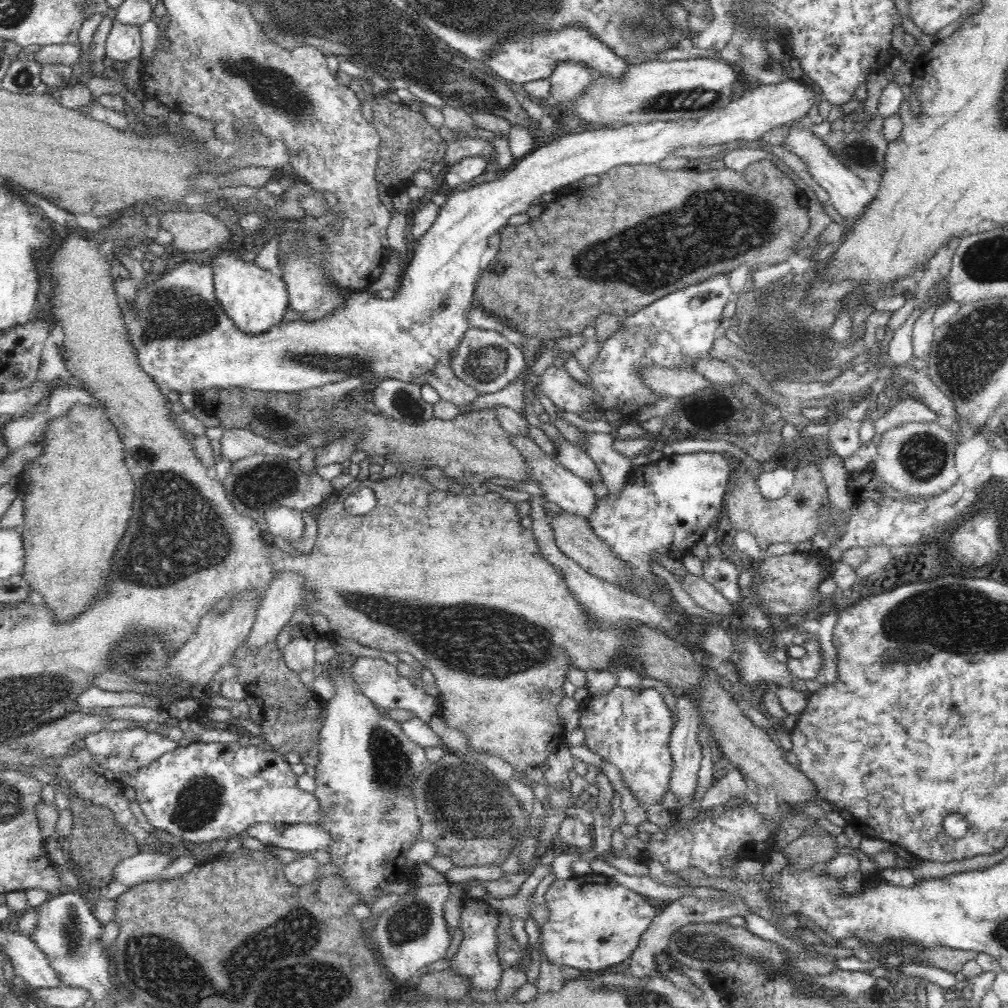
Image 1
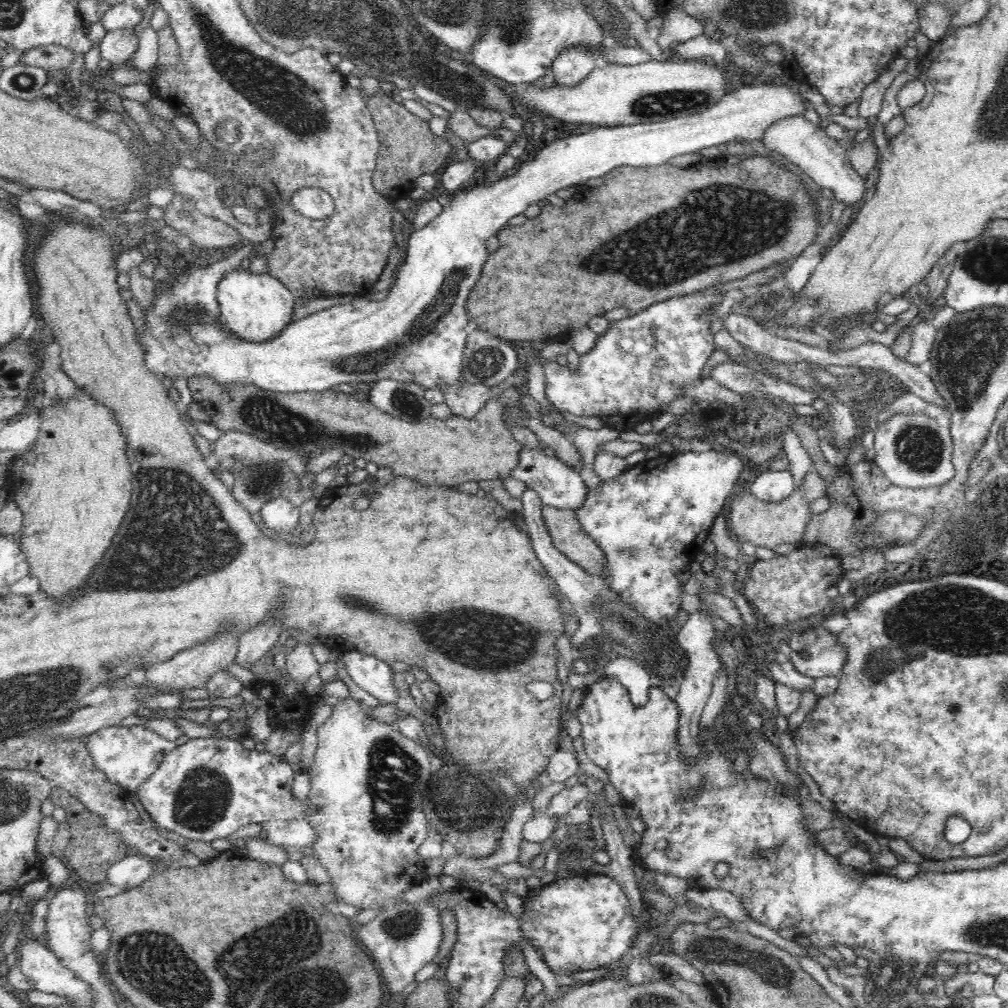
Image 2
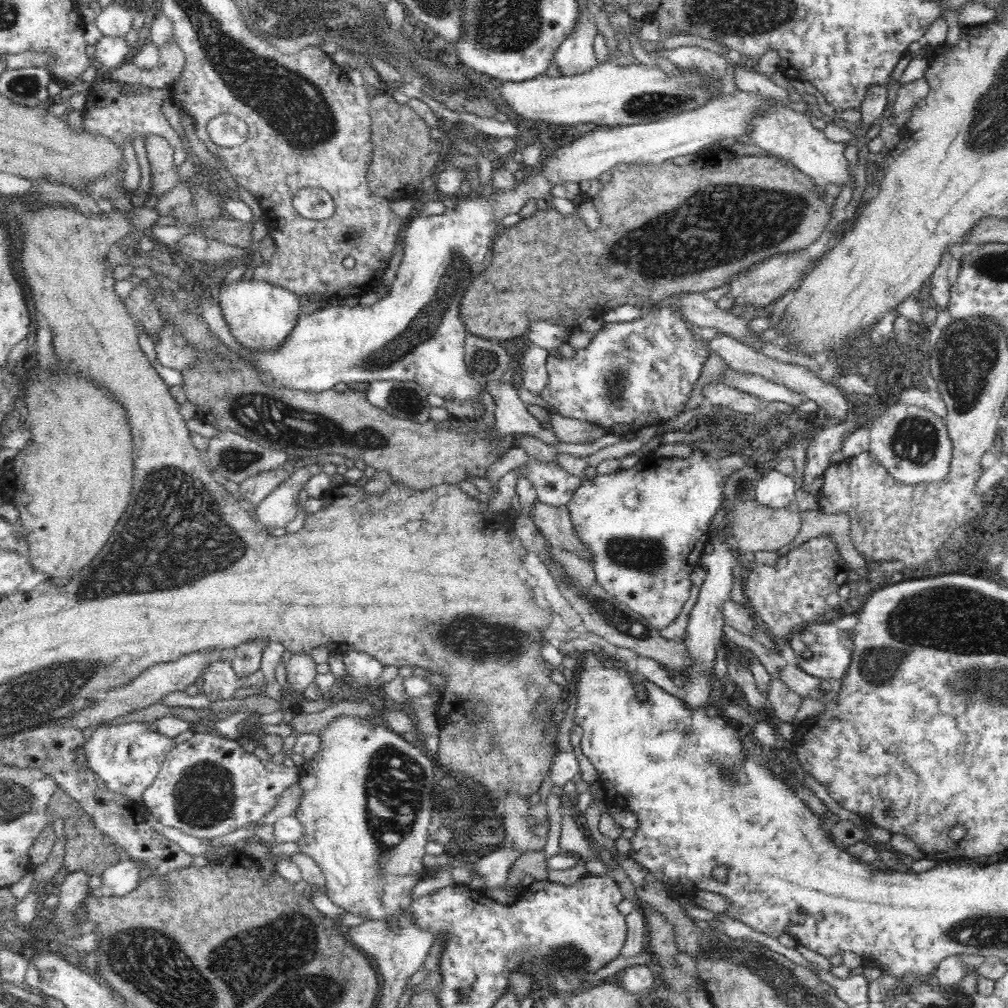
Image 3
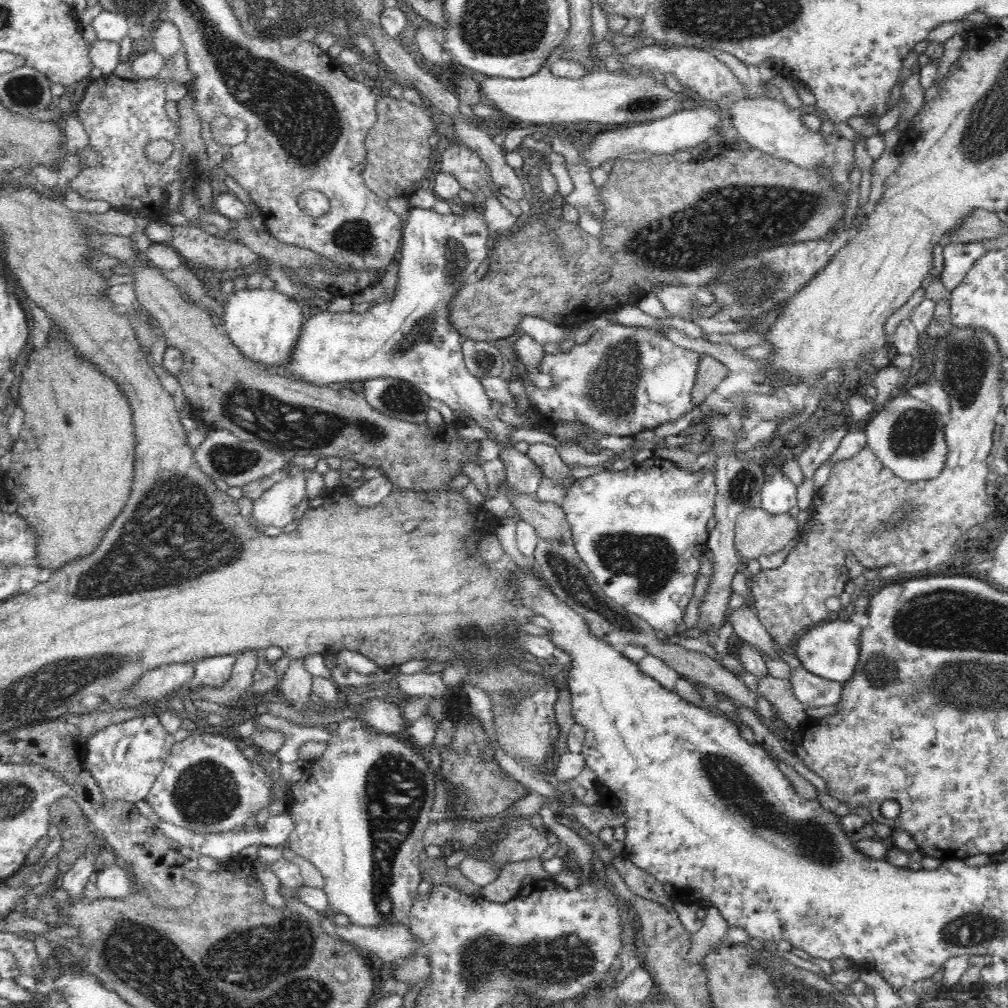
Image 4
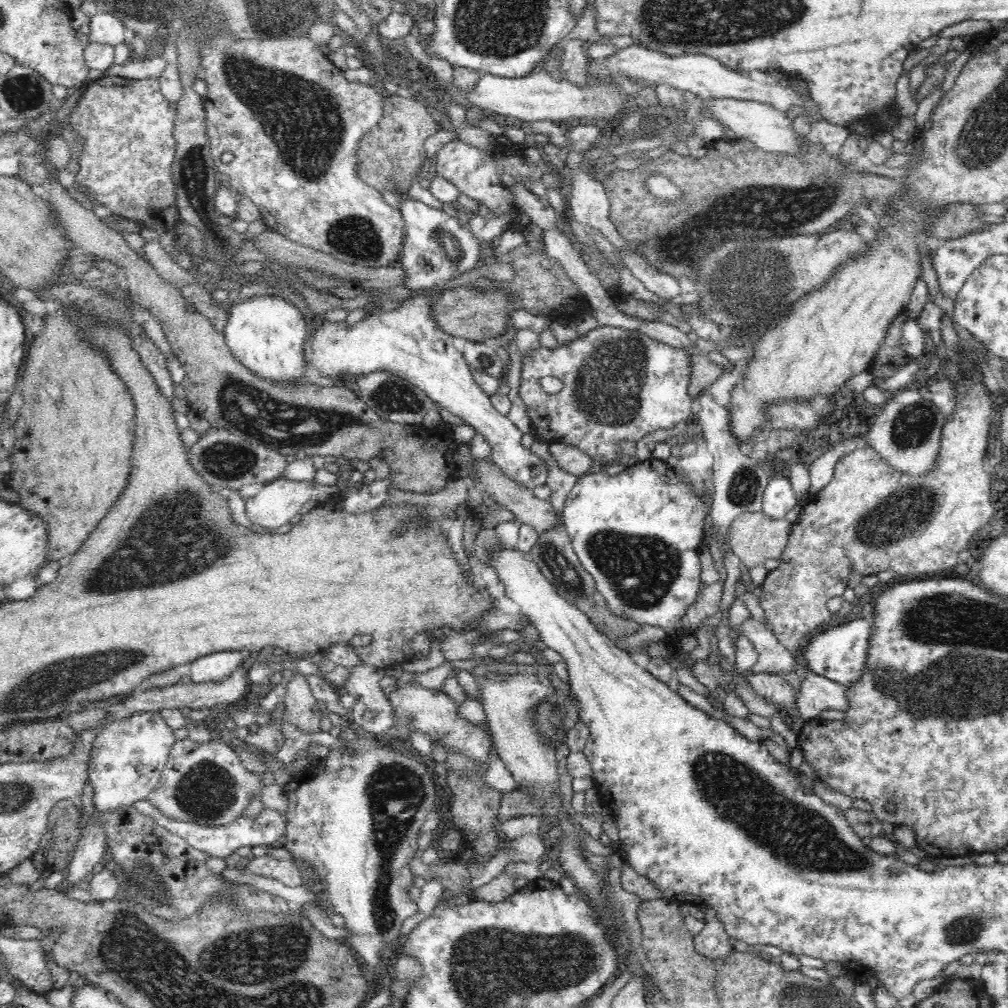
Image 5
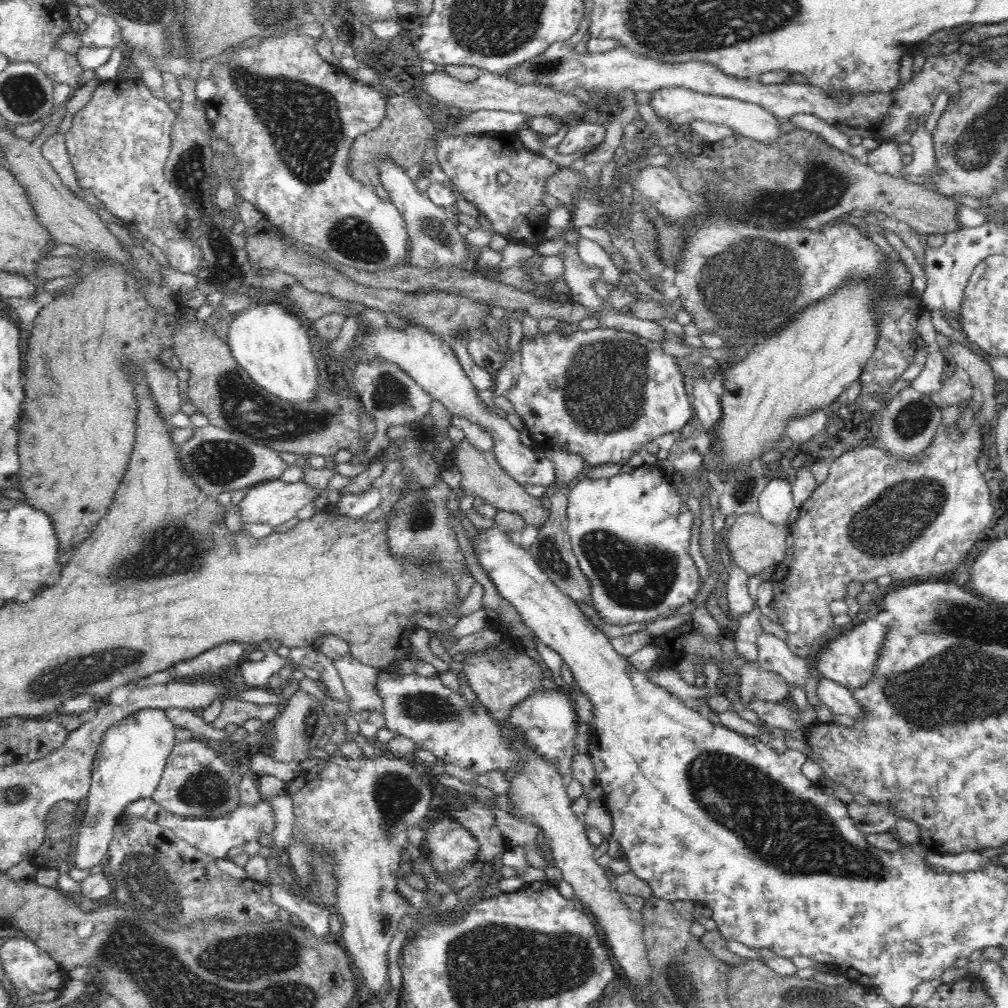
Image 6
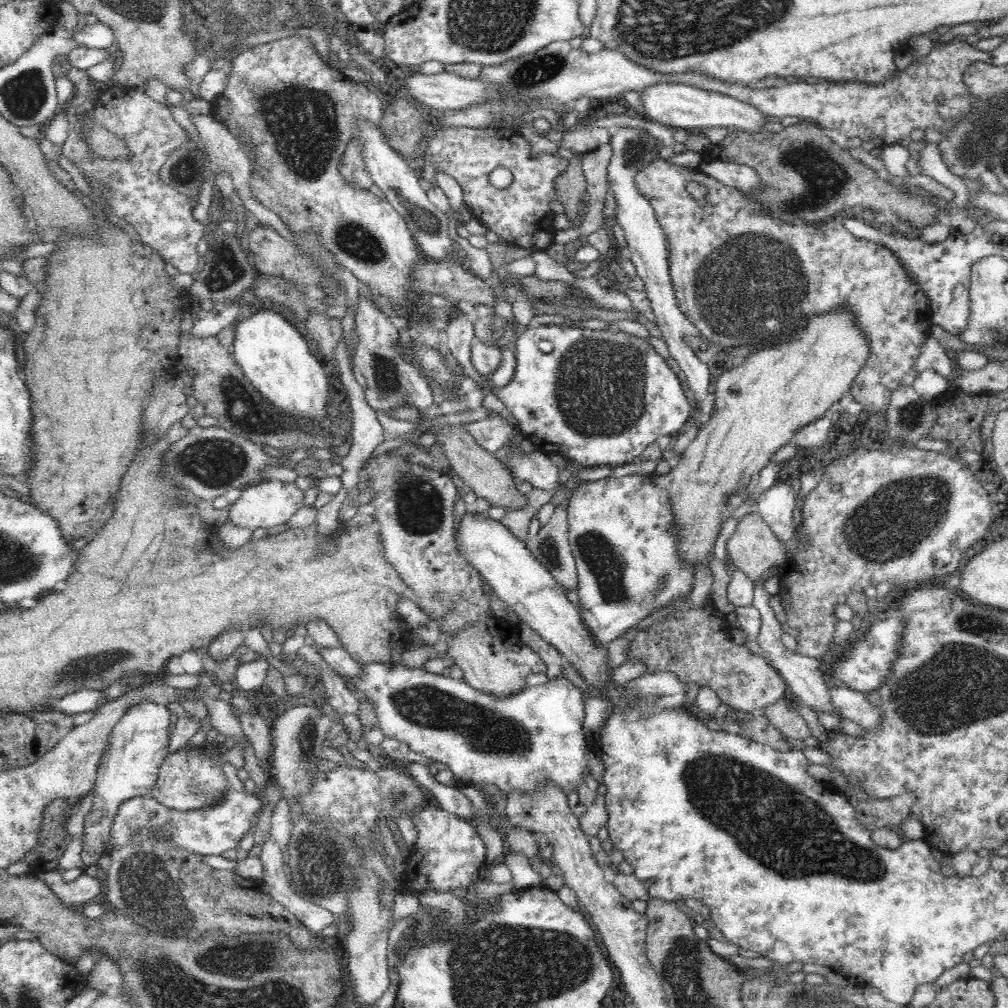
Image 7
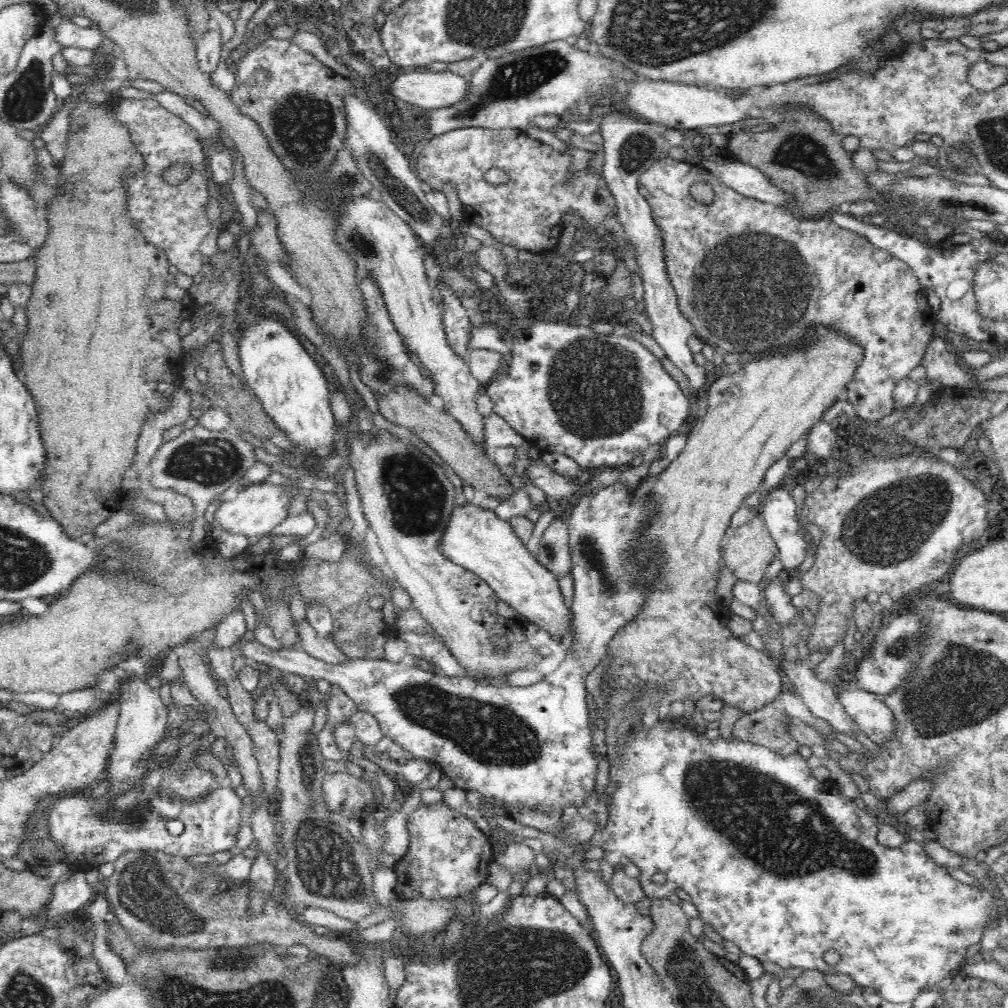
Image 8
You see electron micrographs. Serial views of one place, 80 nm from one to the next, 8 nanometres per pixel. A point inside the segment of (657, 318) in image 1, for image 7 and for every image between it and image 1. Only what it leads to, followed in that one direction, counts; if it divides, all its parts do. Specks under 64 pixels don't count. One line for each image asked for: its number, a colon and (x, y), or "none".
2: (635, 370)
3: (633, 374)
4: (623, 381)
5: (617, 385)
6: (615, 391)
7: (600, 397)

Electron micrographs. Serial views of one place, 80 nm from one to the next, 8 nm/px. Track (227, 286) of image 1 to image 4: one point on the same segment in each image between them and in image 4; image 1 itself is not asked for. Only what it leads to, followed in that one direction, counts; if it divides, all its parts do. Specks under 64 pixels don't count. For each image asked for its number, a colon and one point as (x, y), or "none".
2: (255, 307)
3: (260, 315)
4: (264, 324)

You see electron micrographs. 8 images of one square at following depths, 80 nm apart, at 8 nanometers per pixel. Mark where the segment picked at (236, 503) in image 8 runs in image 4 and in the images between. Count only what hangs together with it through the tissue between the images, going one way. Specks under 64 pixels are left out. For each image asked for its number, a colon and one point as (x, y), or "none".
4: (276, 506)
5: (277, 502)
6: (274, 502)
7: (269, 503)

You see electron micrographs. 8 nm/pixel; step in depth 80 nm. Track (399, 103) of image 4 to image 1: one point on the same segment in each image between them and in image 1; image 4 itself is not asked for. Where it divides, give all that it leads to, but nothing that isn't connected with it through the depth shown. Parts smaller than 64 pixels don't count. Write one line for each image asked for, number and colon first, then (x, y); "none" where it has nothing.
1: (408, 142)
2: (408, 149)
3: (403, 151)

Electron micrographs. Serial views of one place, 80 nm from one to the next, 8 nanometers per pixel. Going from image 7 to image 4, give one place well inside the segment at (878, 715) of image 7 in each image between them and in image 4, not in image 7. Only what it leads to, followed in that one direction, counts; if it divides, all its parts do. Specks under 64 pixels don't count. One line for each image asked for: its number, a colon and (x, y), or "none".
4: (812, 690)
5: (818, 693)
6: (839, 699)

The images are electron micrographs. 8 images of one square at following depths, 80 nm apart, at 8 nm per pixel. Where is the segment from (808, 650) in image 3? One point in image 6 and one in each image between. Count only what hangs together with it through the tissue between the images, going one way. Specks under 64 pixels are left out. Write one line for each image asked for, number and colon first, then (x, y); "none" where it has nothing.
4: (830, 650)
5: (839, 653)
6: (849, 659)

